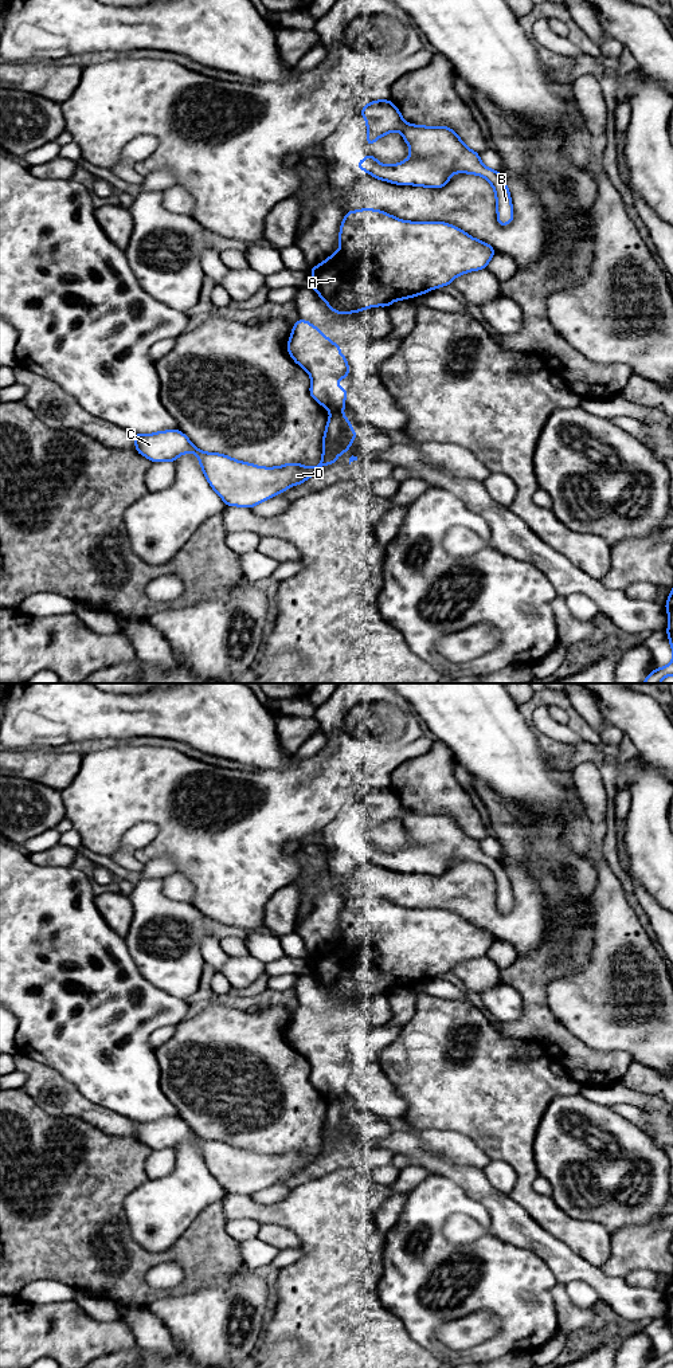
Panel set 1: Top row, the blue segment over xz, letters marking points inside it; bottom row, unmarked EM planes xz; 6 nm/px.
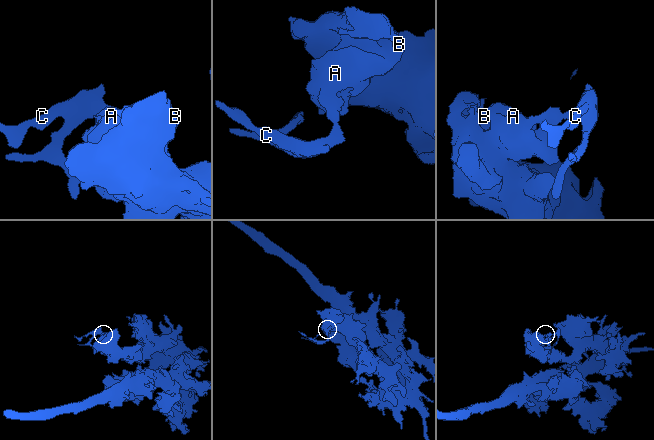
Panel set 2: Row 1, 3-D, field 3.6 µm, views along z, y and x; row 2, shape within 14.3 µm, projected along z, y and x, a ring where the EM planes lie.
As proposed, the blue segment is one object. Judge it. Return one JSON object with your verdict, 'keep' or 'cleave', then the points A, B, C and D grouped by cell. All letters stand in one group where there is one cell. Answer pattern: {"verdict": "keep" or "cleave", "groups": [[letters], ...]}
{"verdict": "cleave", "groups": [["A", "B"], ["C", "D"]]}

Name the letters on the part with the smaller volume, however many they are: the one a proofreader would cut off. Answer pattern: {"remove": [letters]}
{"remove": ["C", "D"]}

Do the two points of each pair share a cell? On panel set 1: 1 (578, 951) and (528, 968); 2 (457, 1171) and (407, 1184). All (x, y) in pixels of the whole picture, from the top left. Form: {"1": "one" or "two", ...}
{"1": "one", "2": "two"}

